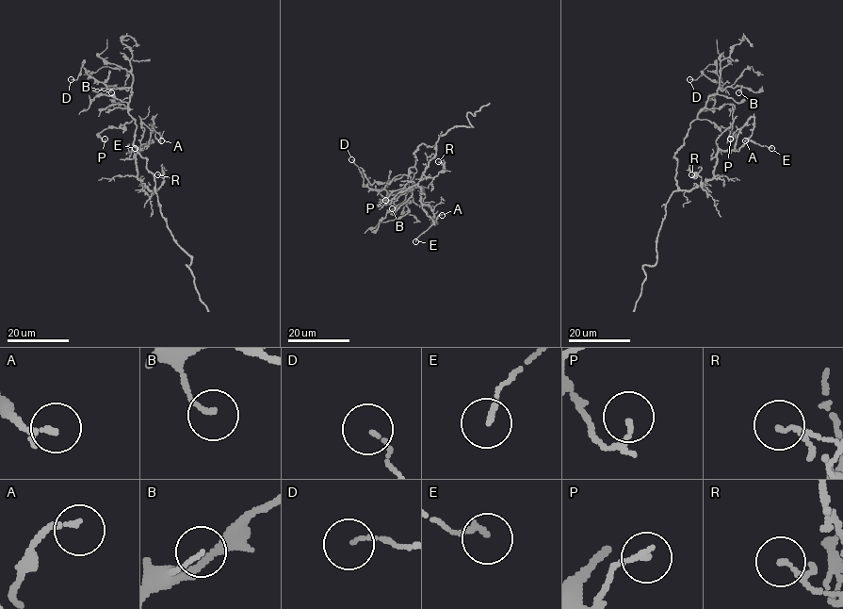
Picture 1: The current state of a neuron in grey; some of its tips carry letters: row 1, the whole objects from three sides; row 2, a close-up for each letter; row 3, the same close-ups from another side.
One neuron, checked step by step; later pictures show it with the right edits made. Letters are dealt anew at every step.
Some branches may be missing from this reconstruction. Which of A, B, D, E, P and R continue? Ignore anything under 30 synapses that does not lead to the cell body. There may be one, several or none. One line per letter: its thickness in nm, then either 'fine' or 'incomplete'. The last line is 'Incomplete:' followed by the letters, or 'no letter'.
A: 160 nm | fine
B: 100 nm | fine
D: 90 nm | fine
E: 140 nm | fine
P: 140 nm | fine
R: 70 nm | fine
Incomplete: no letter

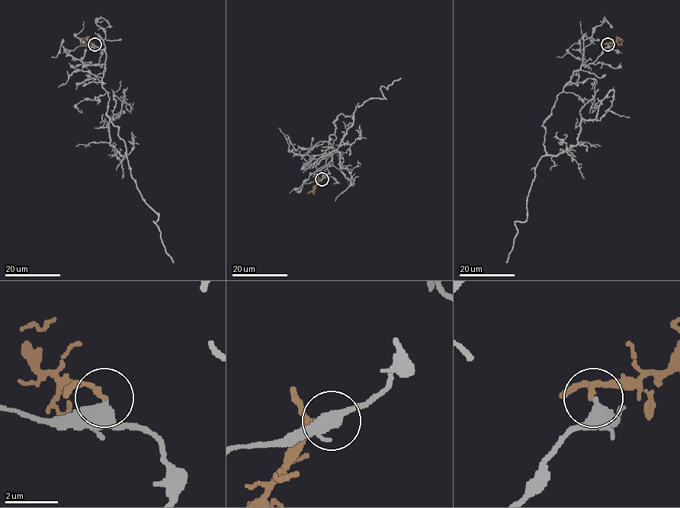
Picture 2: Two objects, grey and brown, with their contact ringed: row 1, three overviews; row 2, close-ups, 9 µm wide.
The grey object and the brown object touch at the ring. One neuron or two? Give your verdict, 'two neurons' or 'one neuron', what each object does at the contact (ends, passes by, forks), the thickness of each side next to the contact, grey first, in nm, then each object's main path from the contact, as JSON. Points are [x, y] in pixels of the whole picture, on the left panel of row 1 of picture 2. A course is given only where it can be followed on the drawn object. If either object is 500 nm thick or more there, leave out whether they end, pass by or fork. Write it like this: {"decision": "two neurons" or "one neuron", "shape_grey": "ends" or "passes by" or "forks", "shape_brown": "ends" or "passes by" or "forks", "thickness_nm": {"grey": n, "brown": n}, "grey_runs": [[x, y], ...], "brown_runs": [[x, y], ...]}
{"decision": "two neurons", "shape_grey": "passes by", "shape_brown": "passes by", "thickness_nm": {"grey": 340, "brown": 140}, "grey_runs": [[94, 44], [105, 69], [107, 115], [124, 141], [136, 189], [158, 215], [153, 222], [173, 262]], "brown_runs": [[94, 44], [85, 38], [81, 43]]}

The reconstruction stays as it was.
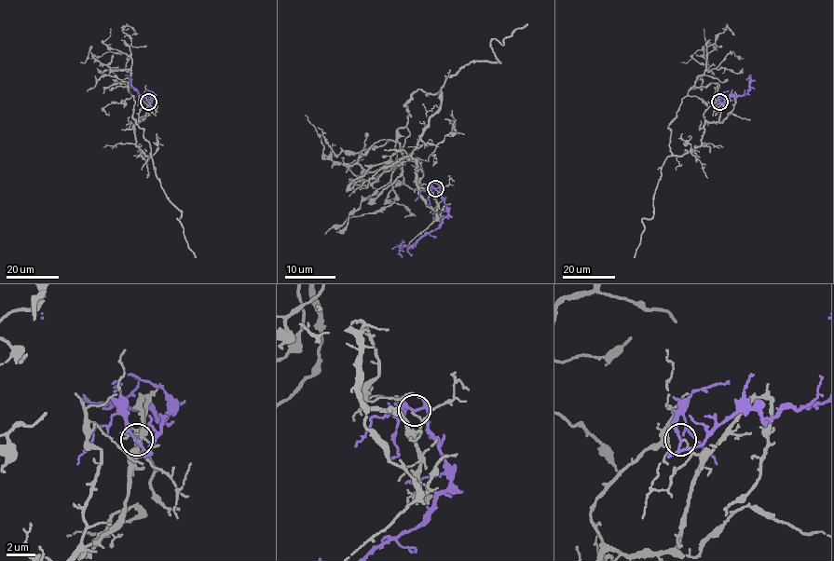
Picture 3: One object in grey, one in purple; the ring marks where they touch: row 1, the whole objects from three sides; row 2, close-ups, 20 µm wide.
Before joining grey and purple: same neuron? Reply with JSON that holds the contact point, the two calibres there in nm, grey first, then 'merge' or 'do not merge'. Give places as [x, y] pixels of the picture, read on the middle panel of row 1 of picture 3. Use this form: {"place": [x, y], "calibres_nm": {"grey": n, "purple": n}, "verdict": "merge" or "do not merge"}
{"place": [435, 188], "calibres_nm": {"grey": 110, "purple": 170}, "verdict": "do not merge"}

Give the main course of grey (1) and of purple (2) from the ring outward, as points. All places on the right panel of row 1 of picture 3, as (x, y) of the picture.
1: (719, 101), (719, 119), (705, 123), (701, 144), (674, 155), (668, 126), (710, 71), (702, 49), (681, 62)
2: (719, 101), (745, 95), (749, 88), (751, 75)

